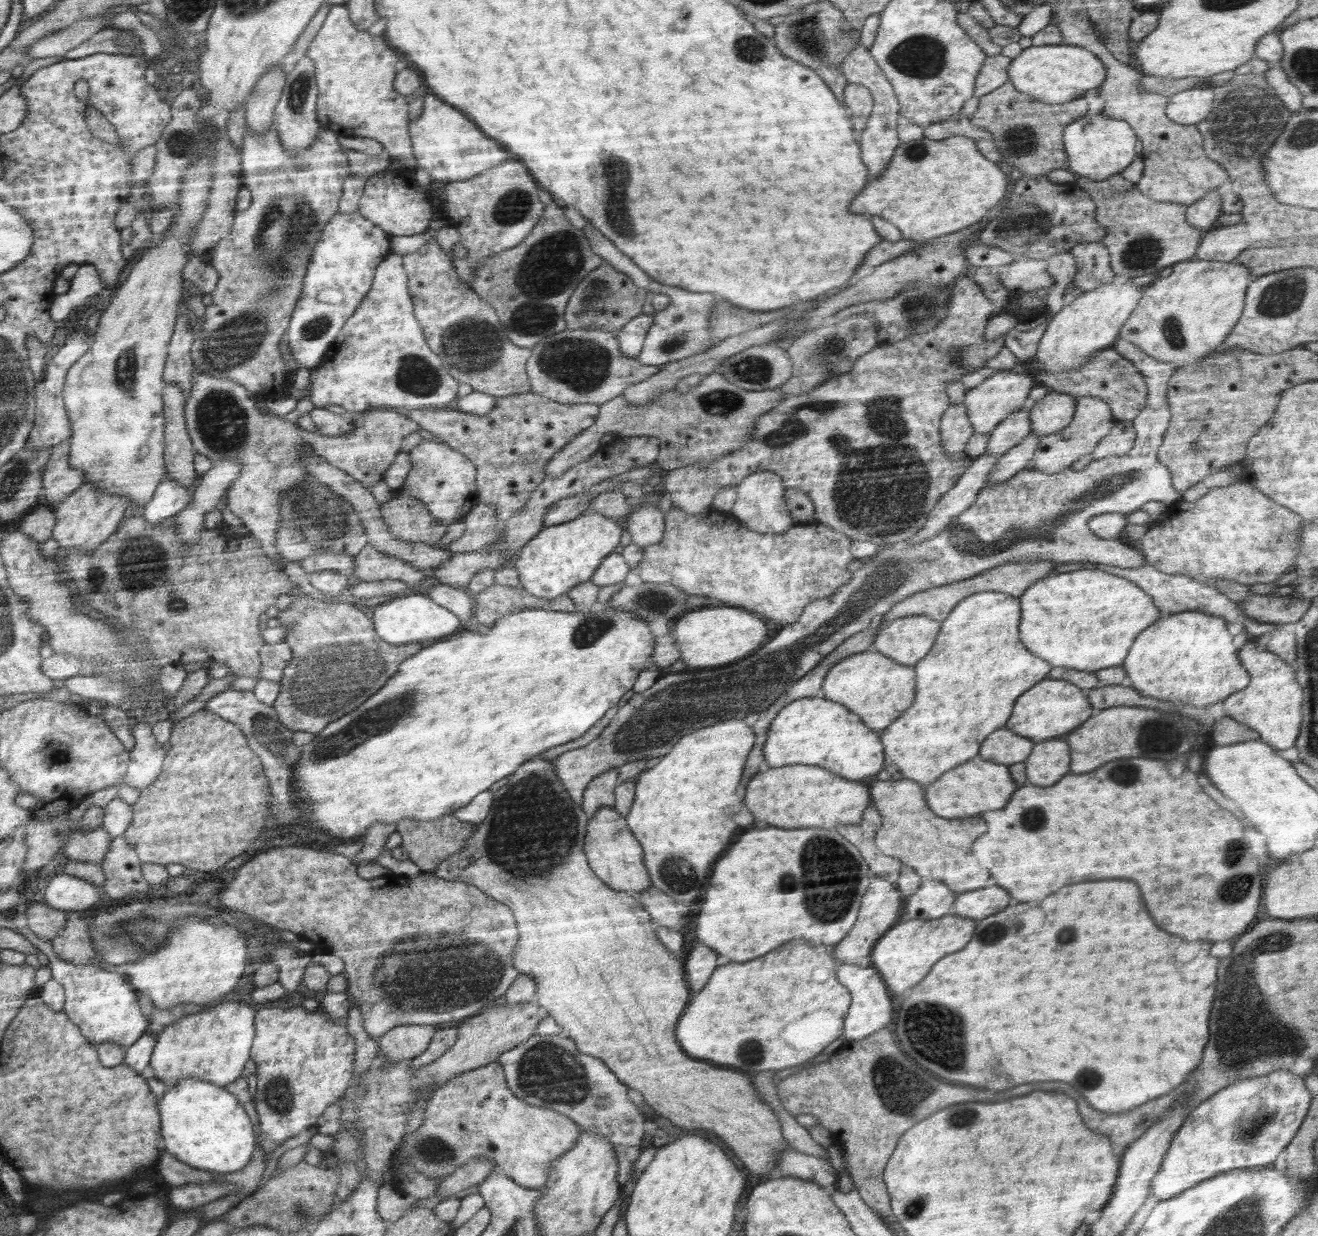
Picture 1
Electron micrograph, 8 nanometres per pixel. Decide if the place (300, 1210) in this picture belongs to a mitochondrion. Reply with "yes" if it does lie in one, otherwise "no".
yes

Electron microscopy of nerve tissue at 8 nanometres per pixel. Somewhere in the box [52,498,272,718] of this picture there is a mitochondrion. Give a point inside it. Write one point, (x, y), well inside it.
(142, 563)

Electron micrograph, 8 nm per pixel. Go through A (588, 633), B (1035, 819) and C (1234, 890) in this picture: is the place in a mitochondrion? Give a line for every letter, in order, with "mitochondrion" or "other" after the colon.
A: mitochondrion
B: mitochondrion
C: mitochondrion

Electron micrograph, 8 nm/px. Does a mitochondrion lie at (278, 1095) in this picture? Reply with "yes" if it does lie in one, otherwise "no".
yes

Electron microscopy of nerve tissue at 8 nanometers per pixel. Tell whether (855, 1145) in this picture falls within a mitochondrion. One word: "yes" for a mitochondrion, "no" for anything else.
no

